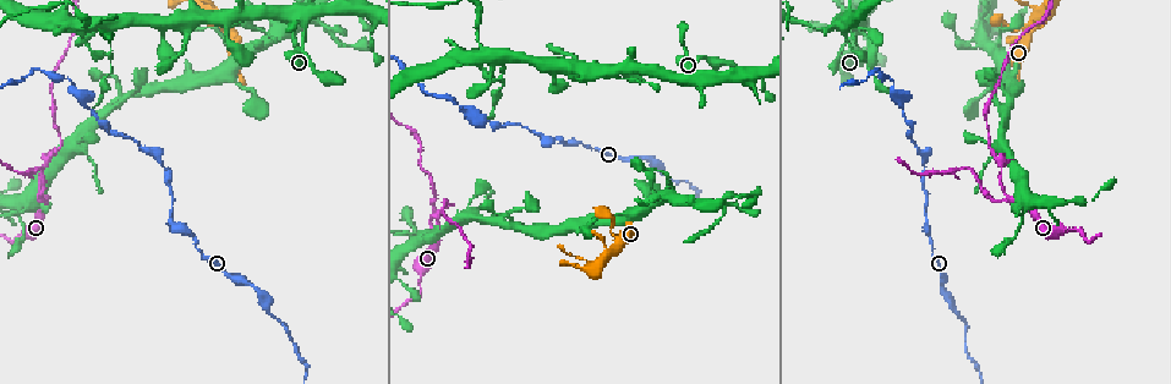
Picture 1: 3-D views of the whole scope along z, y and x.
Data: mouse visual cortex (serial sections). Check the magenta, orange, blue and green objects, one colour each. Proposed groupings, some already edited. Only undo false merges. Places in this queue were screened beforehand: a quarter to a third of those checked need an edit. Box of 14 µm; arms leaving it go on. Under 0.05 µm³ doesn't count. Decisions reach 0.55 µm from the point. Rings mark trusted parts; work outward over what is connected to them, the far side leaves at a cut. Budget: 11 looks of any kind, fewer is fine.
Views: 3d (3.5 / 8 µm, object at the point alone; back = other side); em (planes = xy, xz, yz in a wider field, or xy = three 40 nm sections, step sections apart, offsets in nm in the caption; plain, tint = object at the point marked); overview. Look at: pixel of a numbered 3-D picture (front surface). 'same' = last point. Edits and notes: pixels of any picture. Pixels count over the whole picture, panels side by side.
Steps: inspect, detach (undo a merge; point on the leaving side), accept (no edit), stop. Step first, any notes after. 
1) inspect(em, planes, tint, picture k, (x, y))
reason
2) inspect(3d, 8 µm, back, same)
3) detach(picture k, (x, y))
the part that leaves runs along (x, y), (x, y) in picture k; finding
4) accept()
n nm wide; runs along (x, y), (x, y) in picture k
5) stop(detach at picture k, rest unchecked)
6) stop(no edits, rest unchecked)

inspect(3d, 3.5 µm, picture 1, (1015, 203))
a fork

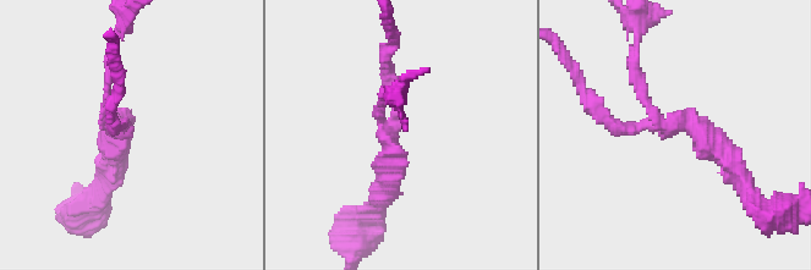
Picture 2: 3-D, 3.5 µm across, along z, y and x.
inspect(em, planes, tint, picture 2, (386, 133))
3 arms; arms of 150, 150, 300 nm

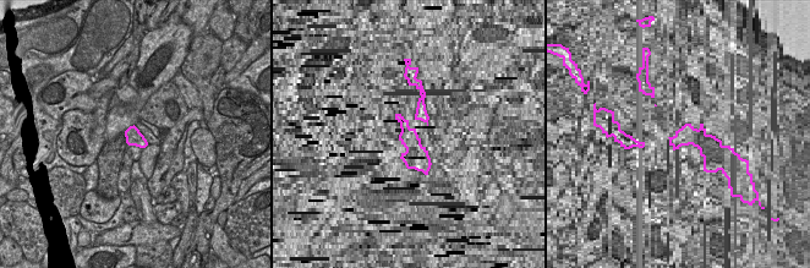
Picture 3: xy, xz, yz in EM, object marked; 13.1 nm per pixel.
detach(picture 2, (615, 122))
the part that leaves runs along (653, 126), (612, 126), (575, 70) in picture 2; two cells meet here

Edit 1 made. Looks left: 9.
inspect(overview)
redraw

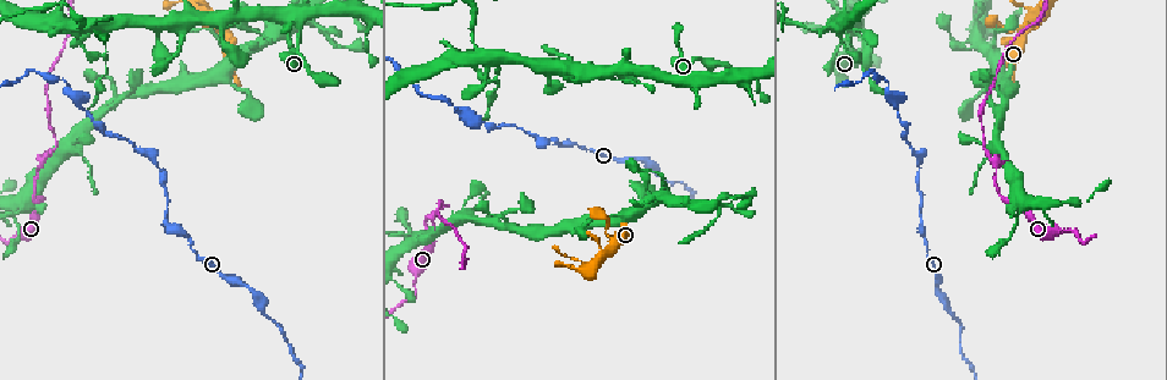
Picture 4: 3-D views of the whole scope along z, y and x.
inspect(3d, 3.5 µm, back, picture 4, (164, 217))
sharp bend

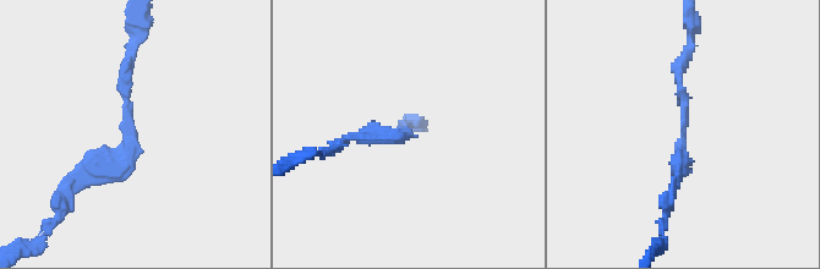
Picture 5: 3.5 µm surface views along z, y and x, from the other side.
inspect(em, planes, tint, picture 5, (130, 131))
arms of 150, 200 nm

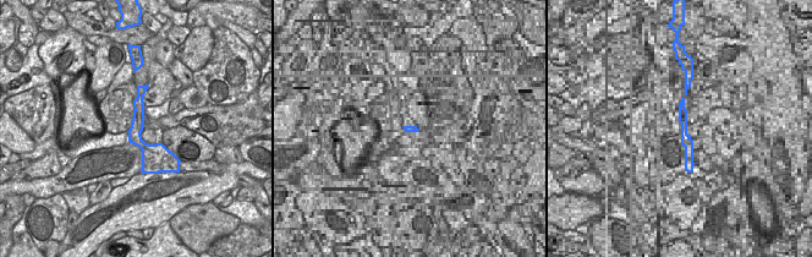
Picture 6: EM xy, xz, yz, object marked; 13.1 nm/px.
inspect(em, xy, step 3, tint, same)
cut it another way

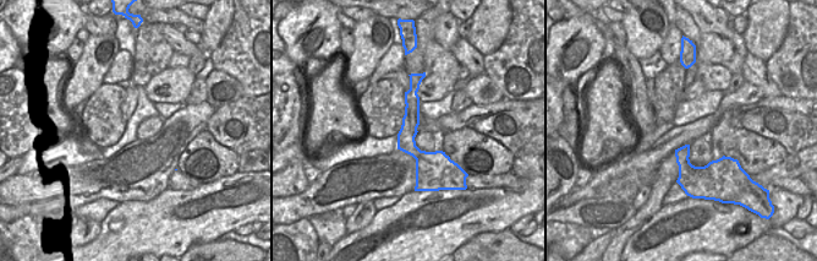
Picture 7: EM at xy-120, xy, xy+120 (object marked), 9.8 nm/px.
accept()
170 nm wide; runs along (72, 180), (132, 143), (132, 53) in picture 5; one cell here

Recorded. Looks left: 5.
inspect(3d, 3.5 µm, picture 4, (1001, 26))

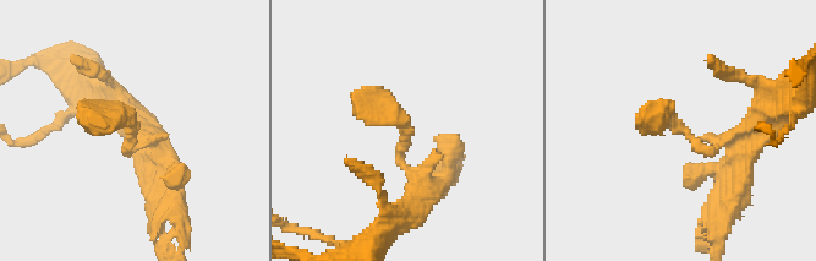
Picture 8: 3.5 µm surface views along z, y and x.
inspect(em, xy, step 3, tint, picture 8, (402, 139))
arms of 250, 300 nm; shape alone is not enough

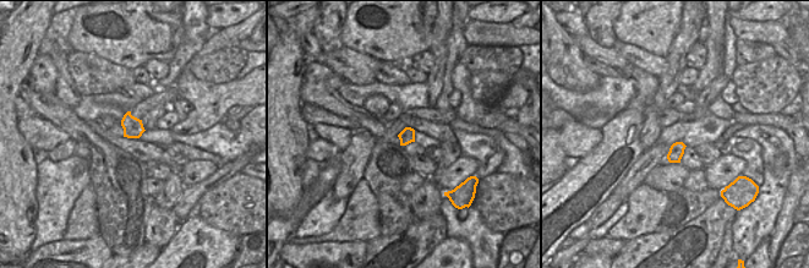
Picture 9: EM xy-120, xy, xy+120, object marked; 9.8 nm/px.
accept()
runs along (428, 190), (399, 162), (403, 121), (357, 97) in picture 8; continuous, no second cell

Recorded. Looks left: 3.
inspect(3d, 3.5 µm, back, picture 4, (674, 84))
thin arm on a thick one

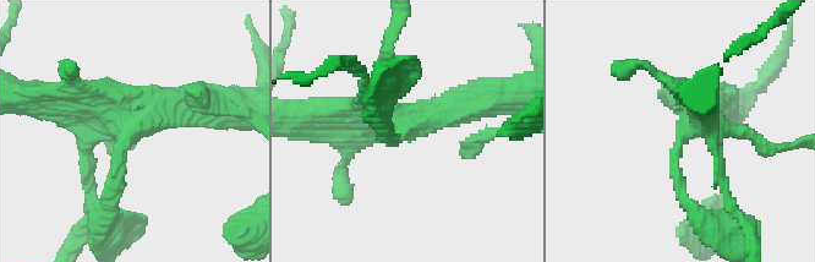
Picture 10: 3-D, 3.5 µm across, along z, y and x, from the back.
inspect(em, xy, step 3, tint, picture 10, (688, 127))
need the tissue

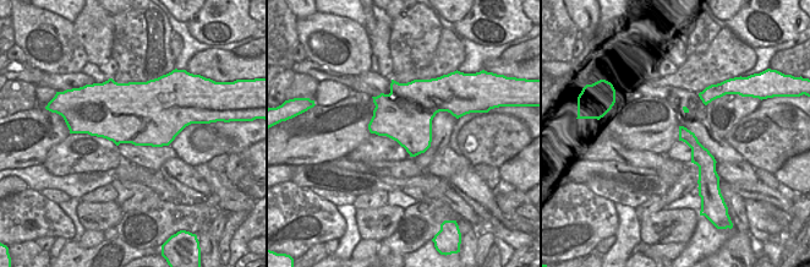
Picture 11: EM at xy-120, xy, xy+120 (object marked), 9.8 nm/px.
accept()
runs along (107, 197), (121, 141), (159, 103), (208, 107) in picture 10; all the same cell

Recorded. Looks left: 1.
stop(detach at picture 2, rest unchecked)

